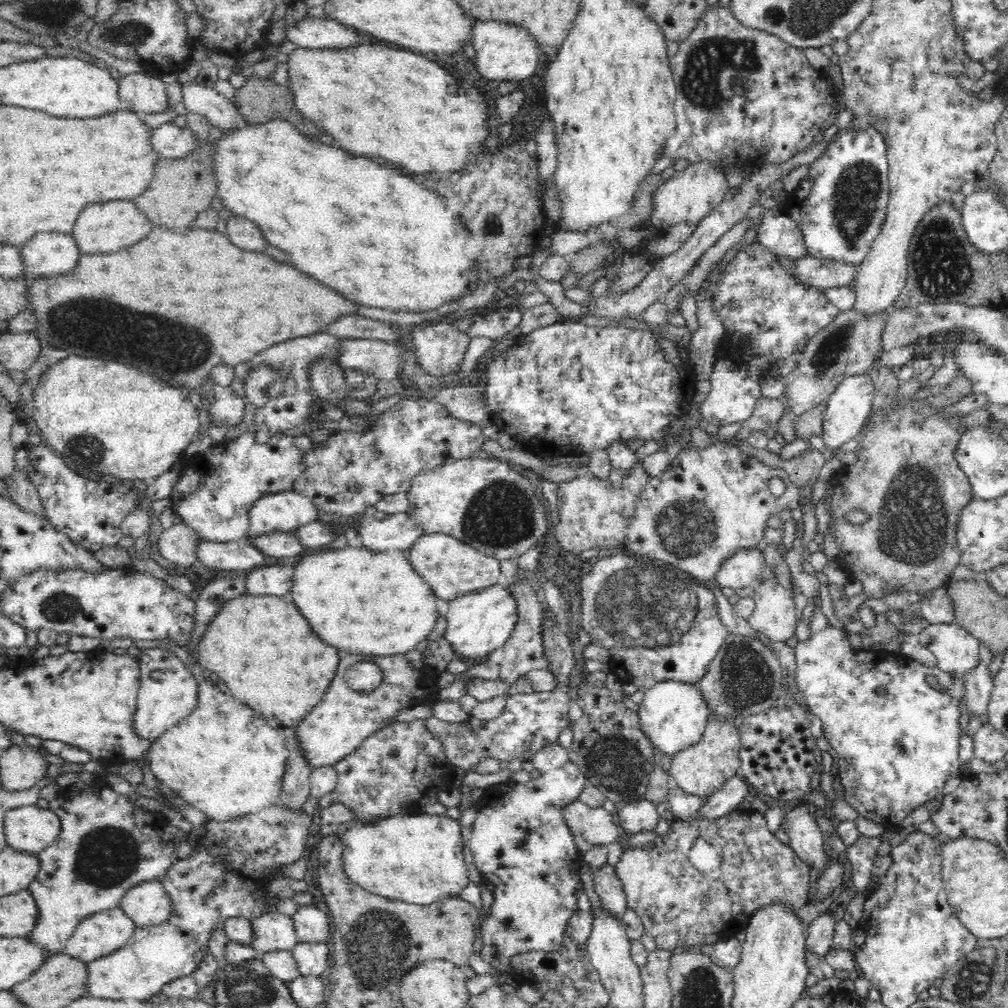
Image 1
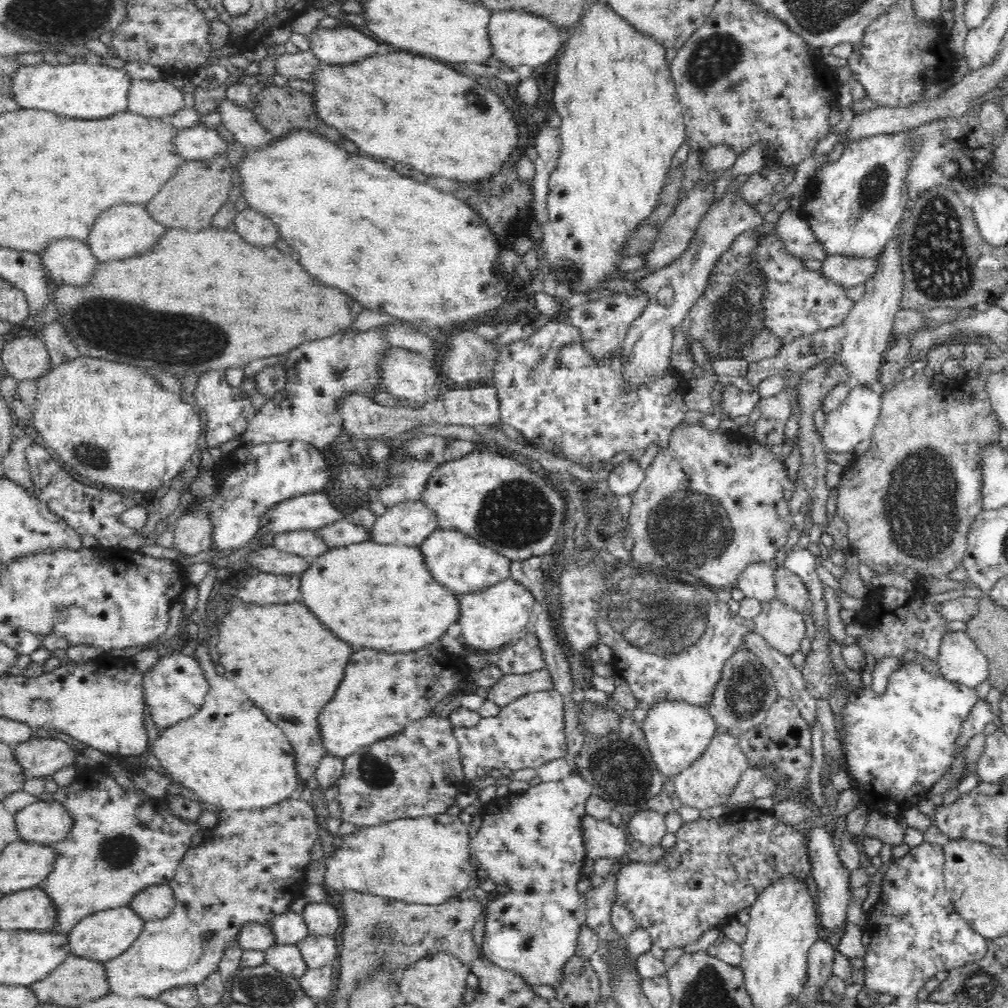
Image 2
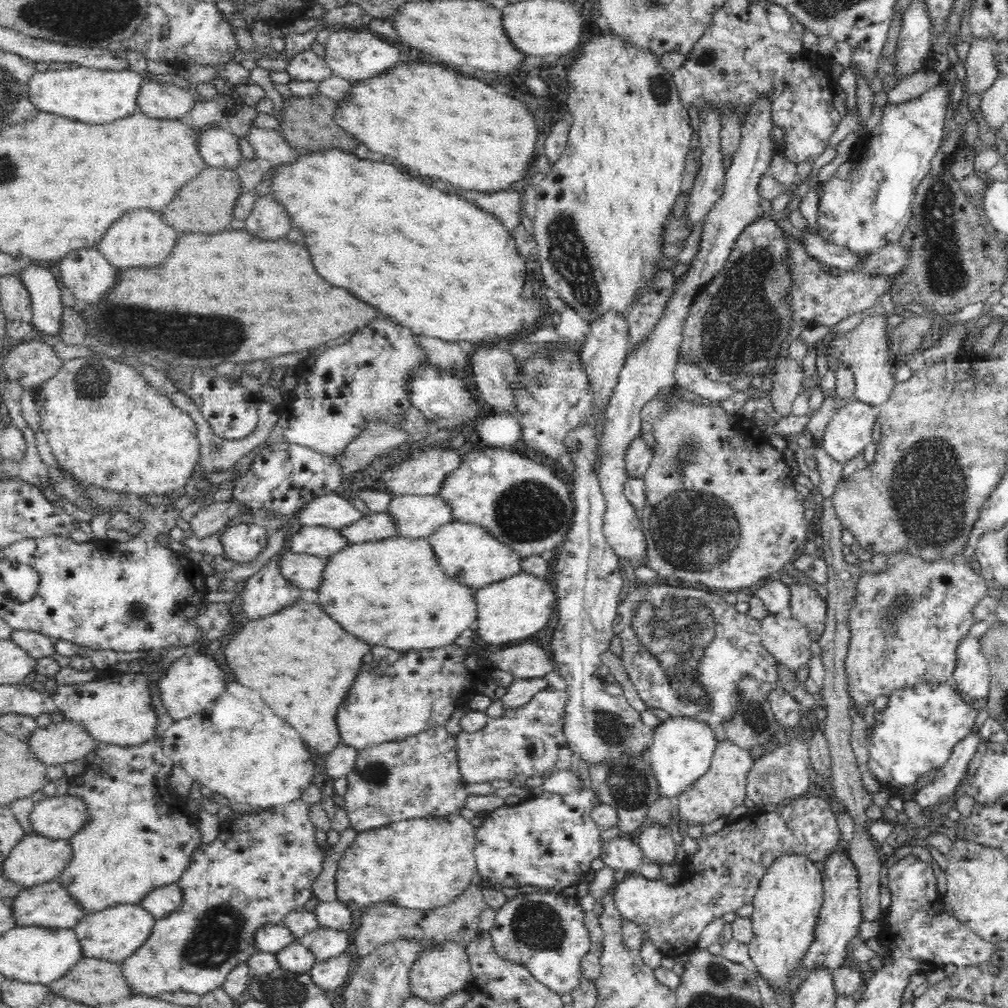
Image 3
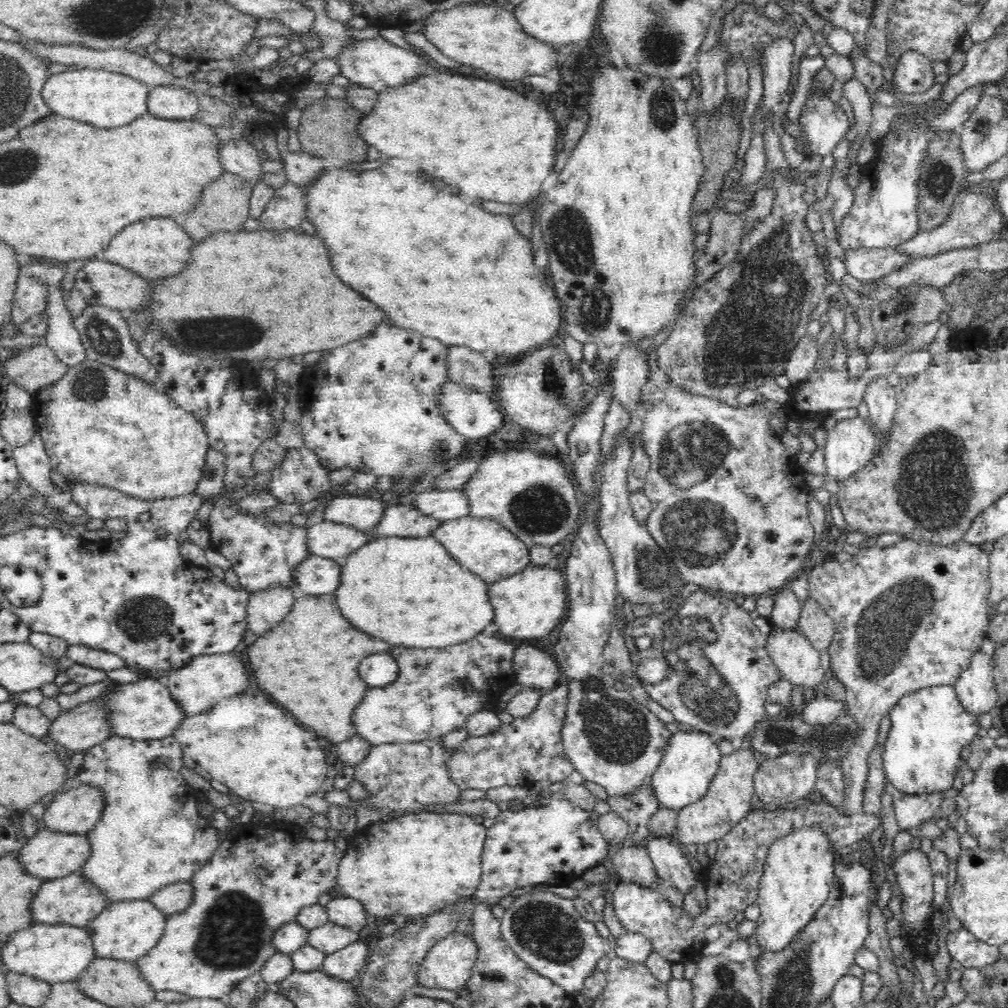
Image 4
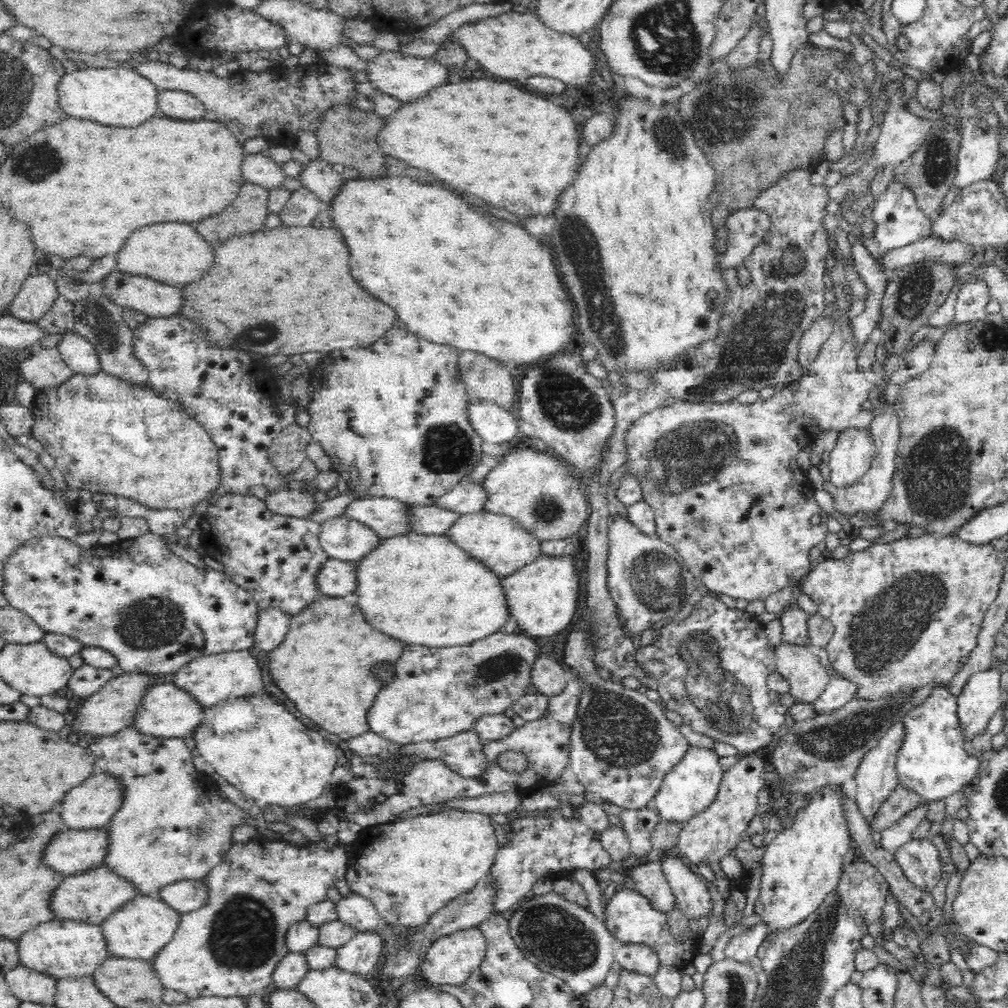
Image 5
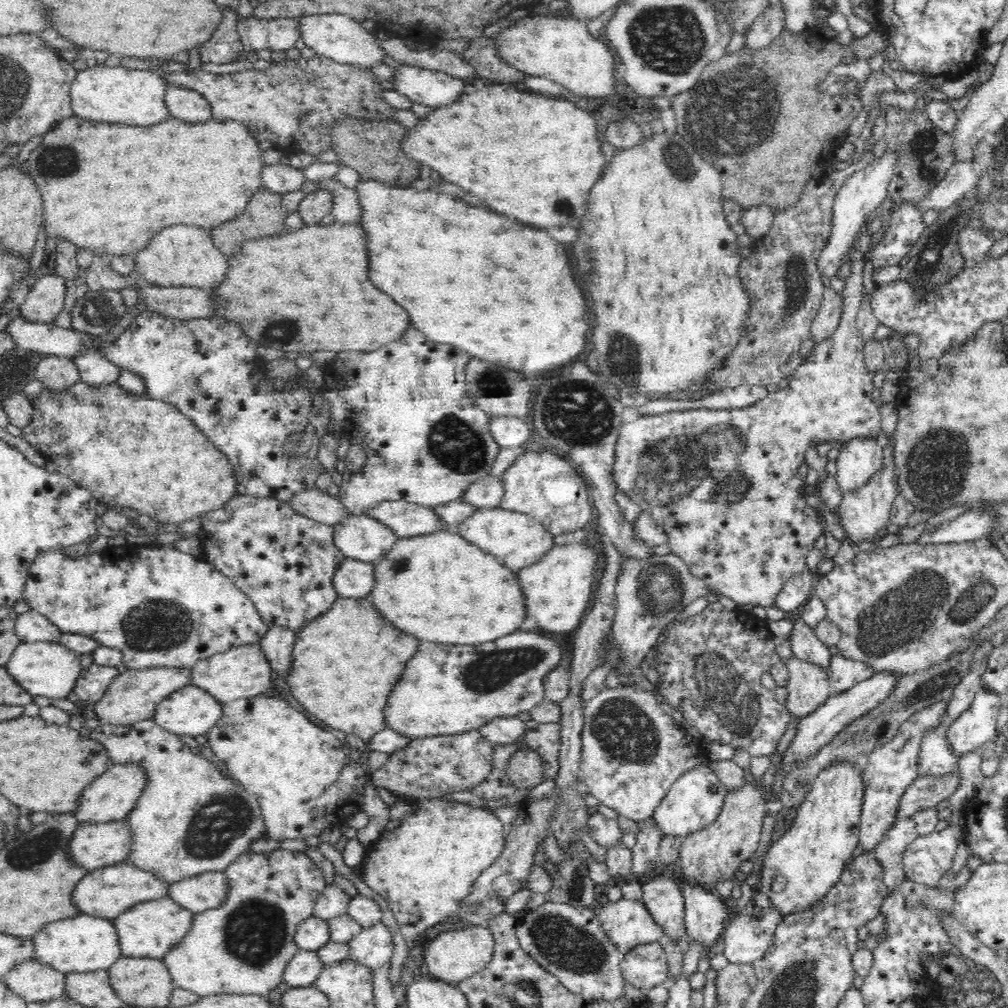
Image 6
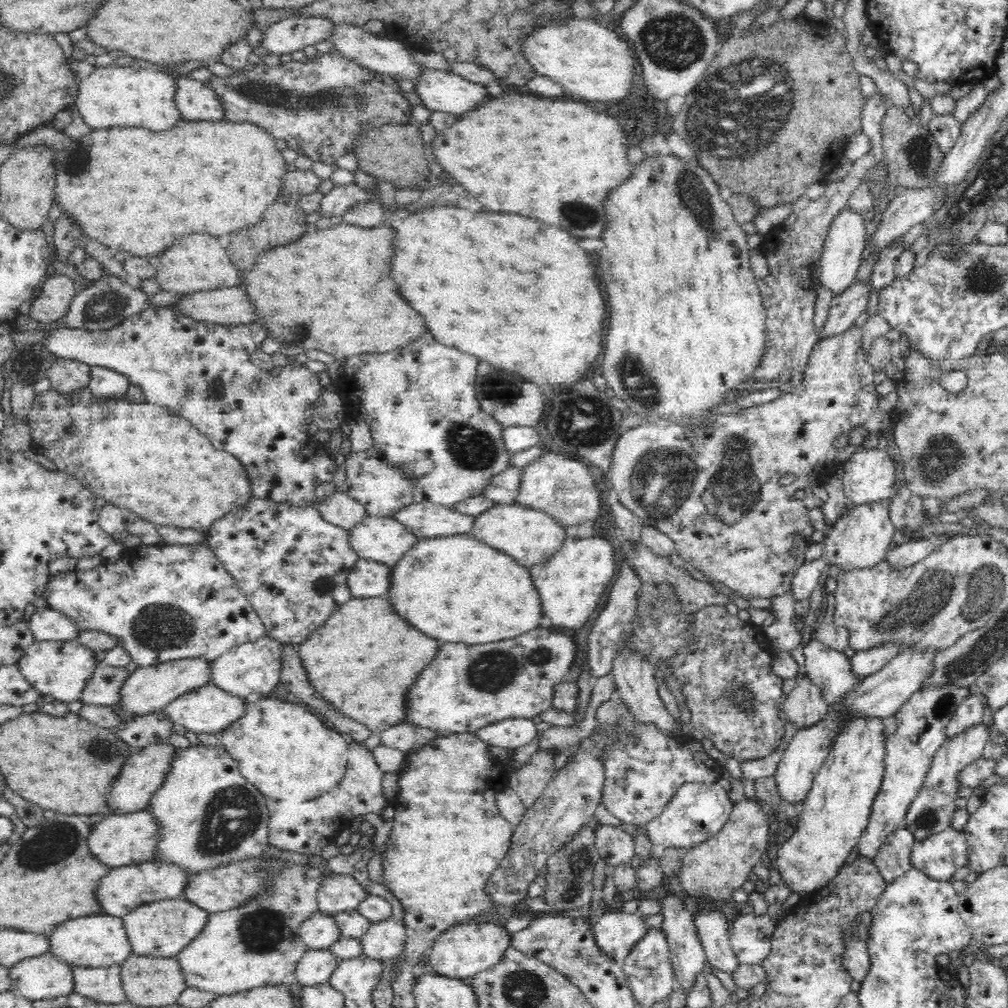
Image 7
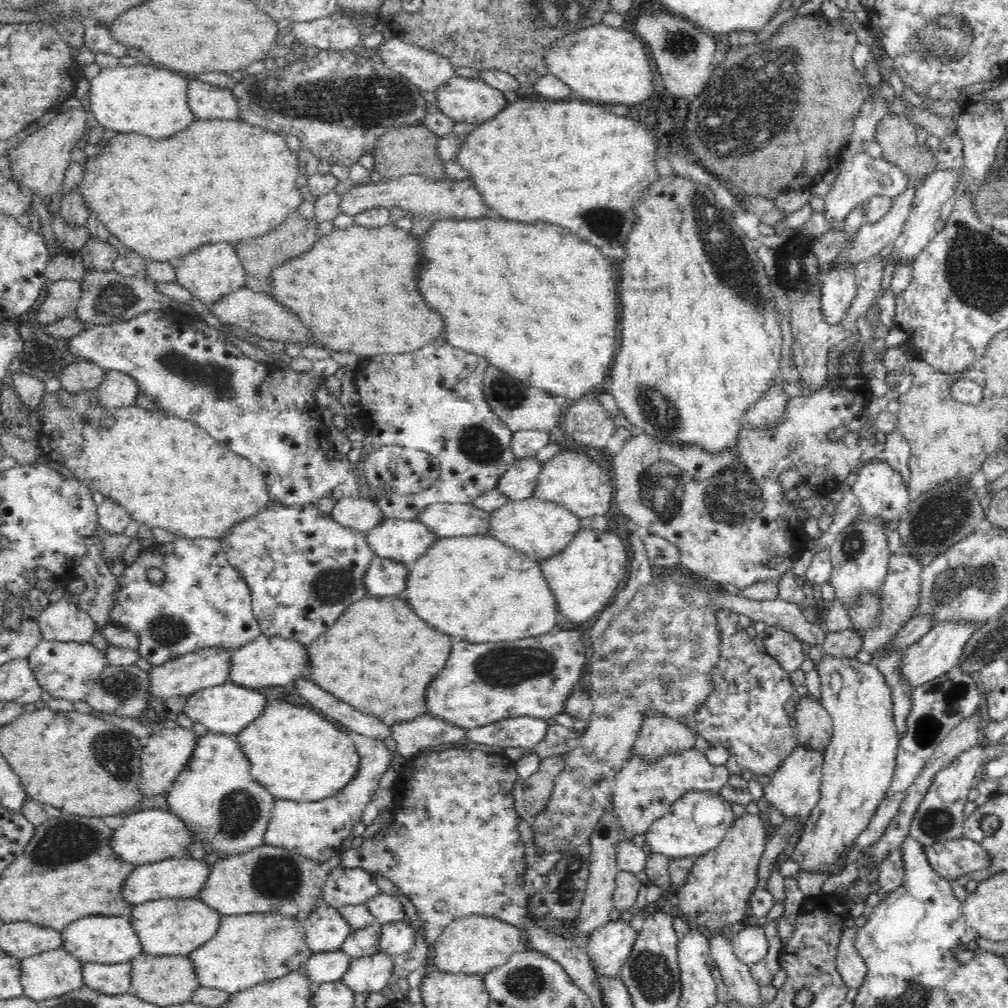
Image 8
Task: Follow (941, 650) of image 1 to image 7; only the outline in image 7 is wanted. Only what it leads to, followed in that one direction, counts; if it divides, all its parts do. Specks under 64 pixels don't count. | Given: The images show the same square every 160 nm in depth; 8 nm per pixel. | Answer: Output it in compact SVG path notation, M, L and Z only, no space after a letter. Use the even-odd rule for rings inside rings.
M985 718L982 724L974 726L972 730L968 730L964 734L958 734L958 737L946 740L938 749L925 781L909 806L904 820L907 824L906 827L910 829L916 841L924 840L924 838L950 829L950 822L952 822L954 812L958 808L956 798L958 798L958 792L960 792L962 772L972 762L982 759L984 746L992 738L994 738L994 735L990 729L988 718Z

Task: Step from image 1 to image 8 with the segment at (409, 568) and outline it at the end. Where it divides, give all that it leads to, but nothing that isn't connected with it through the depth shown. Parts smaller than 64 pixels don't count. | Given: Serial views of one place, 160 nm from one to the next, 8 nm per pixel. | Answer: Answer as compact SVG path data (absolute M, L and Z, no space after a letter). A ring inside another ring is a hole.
M474 535L469 537L454 538L438 538L434 542L432 548L410 565L409 570L409 586L405 593L401 596L414 606L414 610L418 612L420 618L424 618L426 622L430 622L434 628L450 634L450 636L458 636L462 640L468 640L473 643L485 642L502 642L514 641L518 638L532 638L532 636L540 636L540 634L548 634L558 626L558 608L556 608L556 598L554 598L553 590L550 589L549 583L545 580L544 571L542 571L541 561L533 559L526 553L517 548L508 546L505 542L500 542L497 538L488 535Z

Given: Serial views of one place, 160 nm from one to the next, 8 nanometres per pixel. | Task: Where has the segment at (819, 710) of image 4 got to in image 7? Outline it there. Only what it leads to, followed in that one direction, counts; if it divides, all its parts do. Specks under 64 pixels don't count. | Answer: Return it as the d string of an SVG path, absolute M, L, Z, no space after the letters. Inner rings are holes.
M886 642L878 648L872 648L860 652L856 652L850 661L852 661L852 669L866 678L869 674L878 672L887 662L890 662L895 656L898 656L903 649L901 642Z

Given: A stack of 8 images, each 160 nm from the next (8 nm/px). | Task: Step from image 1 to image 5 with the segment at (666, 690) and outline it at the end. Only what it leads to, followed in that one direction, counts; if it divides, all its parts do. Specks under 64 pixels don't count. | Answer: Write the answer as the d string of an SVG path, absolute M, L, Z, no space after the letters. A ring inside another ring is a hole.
M692 746L685 758L669 772L662 783L661 789L655 796L656 808L662 821L677 822L685 825L696 814L708 810L717 800L723 772L719 757L713 750Z

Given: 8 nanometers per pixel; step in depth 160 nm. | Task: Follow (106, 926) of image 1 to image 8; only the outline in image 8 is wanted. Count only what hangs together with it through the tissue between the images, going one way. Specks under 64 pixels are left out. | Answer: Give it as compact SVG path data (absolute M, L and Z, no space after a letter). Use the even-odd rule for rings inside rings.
M199 897L163 898L135 905L130 922L142 941L144 953L158 956L186 956L218 934L222 916L223 914Z

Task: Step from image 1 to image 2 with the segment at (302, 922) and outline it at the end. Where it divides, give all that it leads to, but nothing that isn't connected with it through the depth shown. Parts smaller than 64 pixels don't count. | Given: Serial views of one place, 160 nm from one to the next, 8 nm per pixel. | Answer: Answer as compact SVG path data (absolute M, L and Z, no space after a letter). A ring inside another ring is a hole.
M307 903L302 915L308 923L310 935L333 935L342 929L342 916L330 903Z

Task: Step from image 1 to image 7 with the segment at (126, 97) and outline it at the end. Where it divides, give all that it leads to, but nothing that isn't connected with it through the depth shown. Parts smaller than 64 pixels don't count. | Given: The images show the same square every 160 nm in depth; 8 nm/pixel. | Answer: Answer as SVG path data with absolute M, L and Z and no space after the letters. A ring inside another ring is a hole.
M179 76L176 79L176 103L183 119L192 121L220 121L225 119L221 97L210 83Z

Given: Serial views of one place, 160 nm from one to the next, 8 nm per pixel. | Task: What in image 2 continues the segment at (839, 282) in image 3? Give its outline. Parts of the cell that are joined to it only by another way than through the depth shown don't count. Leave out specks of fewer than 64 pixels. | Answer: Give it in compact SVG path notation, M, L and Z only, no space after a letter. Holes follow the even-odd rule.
M764 235L756 252L757 264L768 275L765 310L766 328L781 344L792 342L802 335L841 325L854 308L855 302L848 296L848 287L833 278L806 268L803 258L798 258L786 249L786 242L778 235Z

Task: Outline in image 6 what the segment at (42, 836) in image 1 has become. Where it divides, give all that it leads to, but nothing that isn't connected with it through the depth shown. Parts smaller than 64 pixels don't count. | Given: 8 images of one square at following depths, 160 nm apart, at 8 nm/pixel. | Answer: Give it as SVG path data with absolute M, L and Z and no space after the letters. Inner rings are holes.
M130 761L122 764L111 765L102 776L90 782L88 790L84 790L82 804L73 814L78 822L101 823L126 819L134 810L142 792L146 790L149 782L149 771L146 765Z

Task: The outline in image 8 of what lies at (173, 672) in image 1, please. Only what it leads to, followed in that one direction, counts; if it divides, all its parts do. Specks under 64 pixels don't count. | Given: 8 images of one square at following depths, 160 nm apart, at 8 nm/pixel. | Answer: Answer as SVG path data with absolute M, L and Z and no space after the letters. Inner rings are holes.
M262 634L254 641L238 647L233 656L233 669L230 672L230 682L249 689L260 689L265 686L288 686L298 680L312 679L312 663L306 646L298 641L286 638L265 636Z

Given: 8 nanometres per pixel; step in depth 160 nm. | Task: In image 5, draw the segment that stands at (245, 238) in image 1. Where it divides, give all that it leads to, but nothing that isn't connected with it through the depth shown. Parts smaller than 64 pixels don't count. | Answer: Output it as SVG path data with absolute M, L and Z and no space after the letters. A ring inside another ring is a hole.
M302 187L292 192L286 208L278 214L282 226L311 226L314 218L324 209L314 192Z

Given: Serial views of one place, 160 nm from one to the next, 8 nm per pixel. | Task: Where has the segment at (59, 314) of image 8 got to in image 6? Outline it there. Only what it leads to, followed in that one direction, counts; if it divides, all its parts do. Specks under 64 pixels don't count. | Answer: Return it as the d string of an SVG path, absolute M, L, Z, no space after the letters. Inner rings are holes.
M56 274L35 279L26 300L19 306L20 316L32 323L52 323L64 310L66 282L65 277Z

